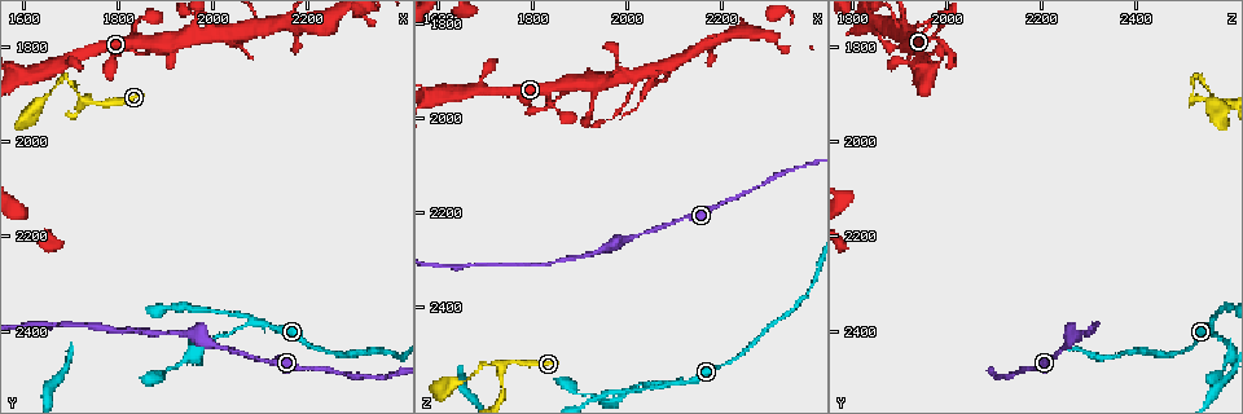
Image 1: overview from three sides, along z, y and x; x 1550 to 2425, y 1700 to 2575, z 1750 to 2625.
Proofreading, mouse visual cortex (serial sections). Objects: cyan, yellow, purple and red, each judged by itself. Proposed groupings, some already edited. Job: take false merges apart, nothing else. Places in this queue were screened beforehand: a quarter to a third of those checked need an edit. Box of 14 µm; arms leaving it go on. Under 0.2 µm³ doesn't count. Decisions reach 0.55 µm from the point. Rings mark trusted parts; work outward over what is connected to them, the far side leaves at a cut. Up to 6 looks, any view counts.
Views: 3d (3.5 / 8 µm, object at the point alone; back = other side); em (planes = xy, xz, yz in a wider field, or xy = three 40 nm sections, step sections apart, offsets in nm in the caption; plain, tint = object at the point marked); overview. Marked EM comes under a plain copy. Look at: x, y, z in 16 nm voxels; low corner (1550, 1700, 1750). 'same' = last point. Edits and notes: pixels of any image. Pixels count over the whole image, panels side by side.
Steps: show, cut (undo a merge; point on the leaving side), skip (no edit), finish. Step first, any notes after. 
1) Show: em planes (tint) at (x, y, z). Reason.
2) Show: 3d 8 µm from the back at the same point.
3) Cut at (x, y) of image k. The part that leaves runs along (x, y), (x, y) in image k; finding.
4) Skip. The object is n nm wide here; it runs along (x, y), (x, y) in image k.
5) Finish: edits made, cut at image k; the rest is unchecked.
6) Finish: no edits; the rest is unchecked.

Show: 3d 8 µm from the back at (2080, 2380, 2560). Three-way junction.

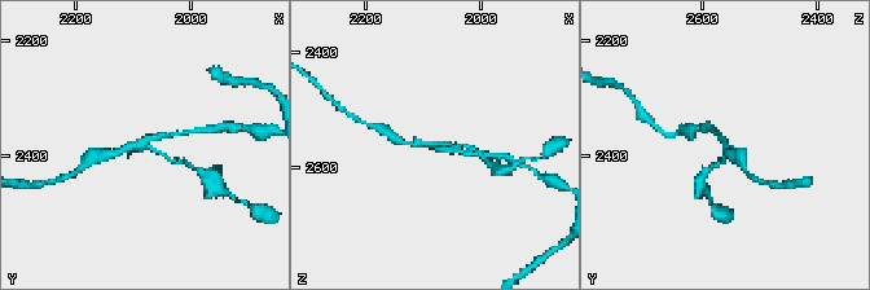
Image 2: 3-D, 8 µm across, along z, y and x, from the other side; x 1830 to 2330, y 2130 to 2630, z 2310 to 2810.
Show: em xy step 2 (tint) at (2080, 2375, 2560). 3 arms meet here; the arms are 150, 150, 150 nm wide.

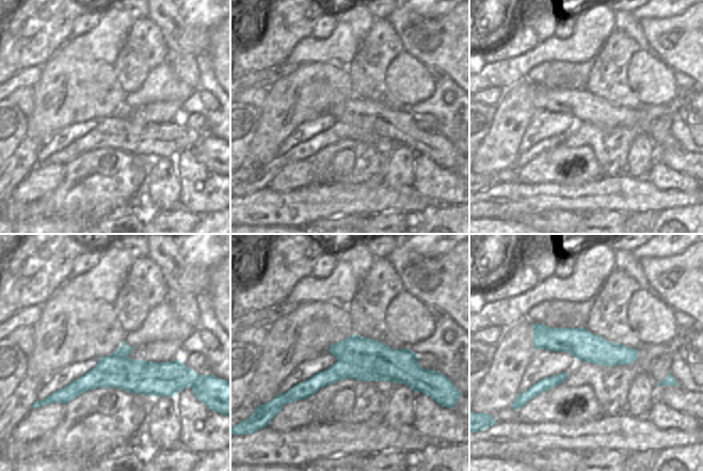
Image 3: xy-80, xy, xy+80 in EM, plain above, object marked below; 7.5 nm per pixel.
Cut at (723, 159) of image 2. Two cells meet here.

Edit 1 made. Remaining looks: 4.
Show: 3d 8 µm at (1735, 1915, 2520). A narrow waist.

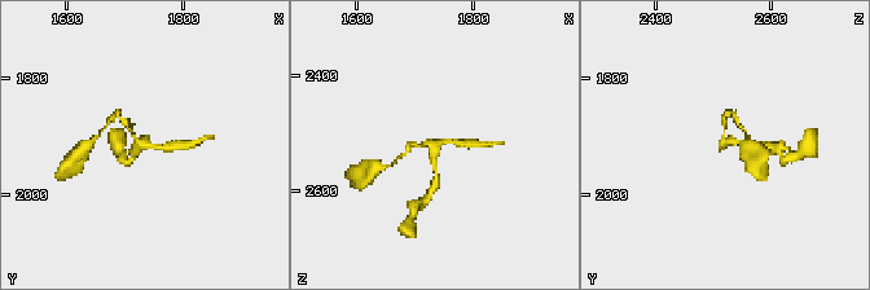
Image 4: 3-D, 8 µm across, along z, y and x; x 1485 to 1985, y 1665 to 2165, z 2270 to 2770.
Show: em xy step 5 (tint) at (1745, 1915, 2515). Now the EM.

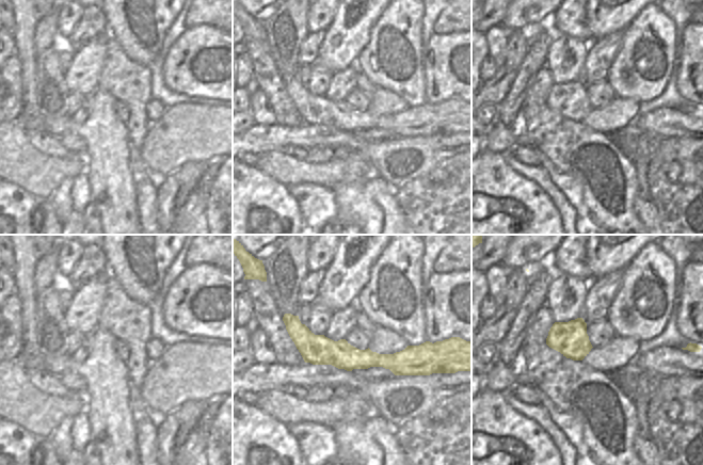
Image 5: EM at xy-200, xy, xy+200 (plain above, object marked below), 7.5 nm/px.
Skip. It runs along (288, 325), (318, 350), (422, 363) in image 5; all the same cell.

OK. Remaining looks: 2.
Show: 3d 3.5 µm at (1995, 1775, 1915).

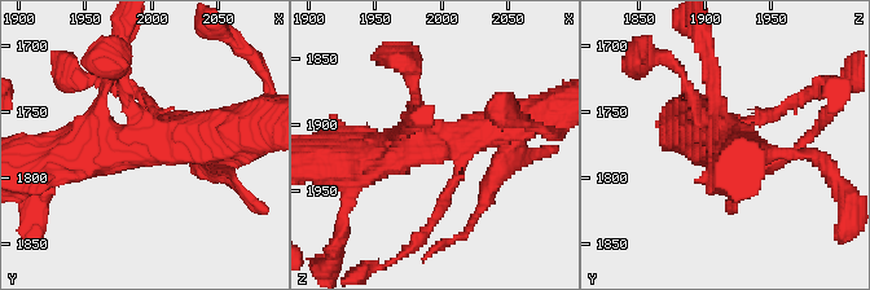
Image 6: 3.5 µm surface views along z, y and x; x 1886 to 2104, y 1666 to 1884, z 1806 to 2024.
Show: em xy step 2 (tint) at (1992, 1774, 1914). Need the tissue.

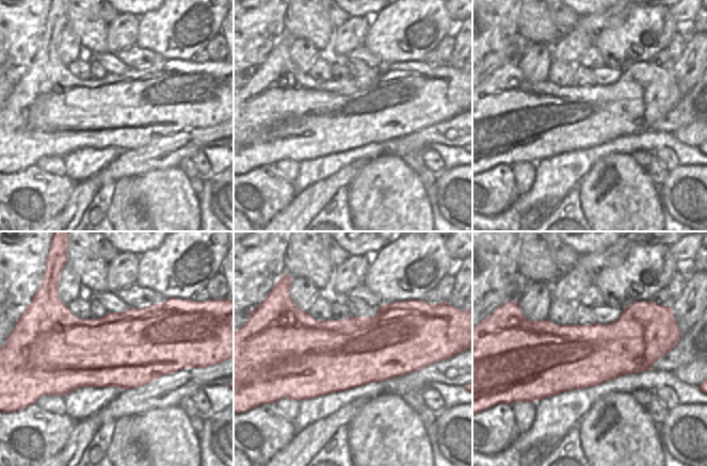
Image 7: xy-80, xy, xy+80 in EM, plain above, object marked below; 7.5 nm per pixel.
Skip. It runs along (347, 159), (510, 123) in image 6; all the same cell.

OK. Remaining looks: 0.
Finish: edits made, cut at image 2; the rest is unchecked.

